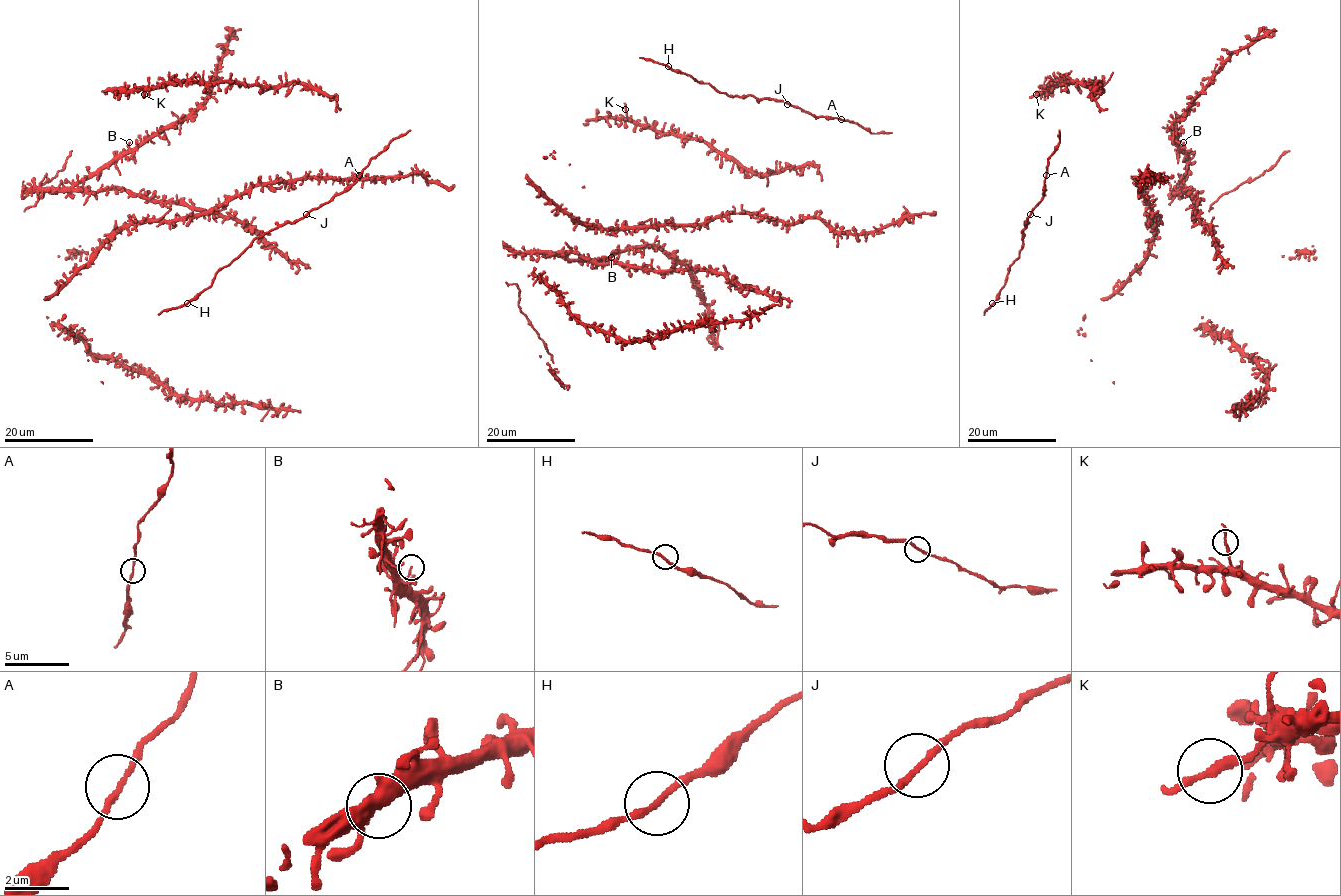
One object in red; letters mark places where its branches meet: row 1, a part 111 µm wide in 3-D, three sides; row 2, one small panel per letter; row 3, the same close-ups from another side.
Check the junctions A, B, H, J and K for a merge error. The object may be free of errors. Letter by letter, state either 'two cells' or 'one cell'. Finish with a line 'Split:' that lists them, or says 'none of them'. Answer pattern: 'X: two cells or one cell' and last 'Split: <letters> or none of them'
A: two cells
B: one cell
H: one cell
J: one cell
K: one cell
Split: A

